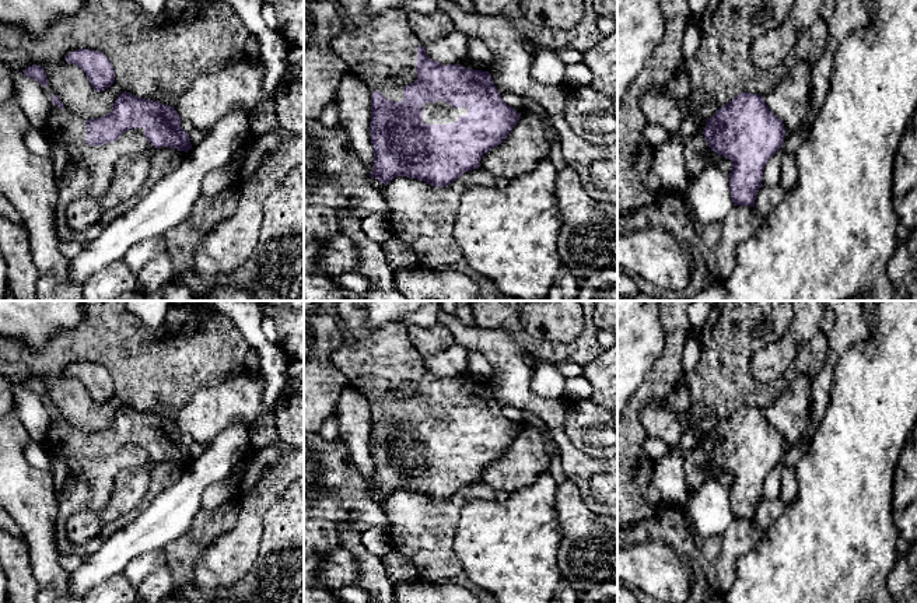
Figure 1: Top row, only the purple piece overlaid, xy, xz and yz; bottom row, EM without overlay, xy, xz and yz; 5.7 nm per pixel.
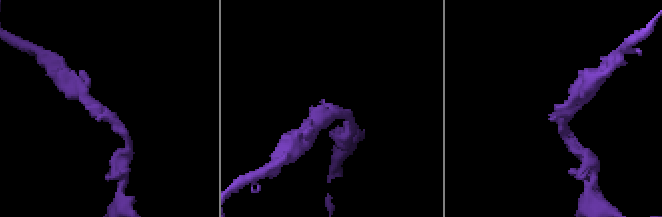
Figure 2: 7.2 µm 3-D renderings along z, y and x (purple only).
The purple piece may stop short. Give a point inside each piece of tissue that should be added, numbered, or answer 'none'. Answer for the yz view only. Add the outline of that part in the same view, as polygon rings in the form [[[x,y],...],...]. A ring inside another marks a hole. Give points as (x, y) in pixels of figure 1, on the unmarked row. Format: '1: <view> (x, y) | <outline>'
none

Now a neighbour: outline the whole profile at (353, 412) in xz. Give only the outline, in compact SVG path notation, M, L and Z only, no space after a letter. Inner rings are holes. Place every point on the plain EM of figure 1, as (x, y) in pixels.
M347 386L339 396L332 414L337 420L339 438L347 445L368 490L374 477L374 460L370 445L371 409L372 404L361 393Z

